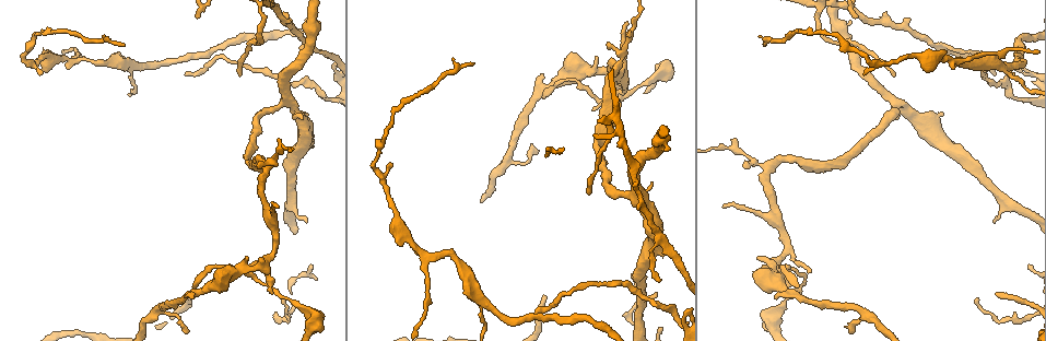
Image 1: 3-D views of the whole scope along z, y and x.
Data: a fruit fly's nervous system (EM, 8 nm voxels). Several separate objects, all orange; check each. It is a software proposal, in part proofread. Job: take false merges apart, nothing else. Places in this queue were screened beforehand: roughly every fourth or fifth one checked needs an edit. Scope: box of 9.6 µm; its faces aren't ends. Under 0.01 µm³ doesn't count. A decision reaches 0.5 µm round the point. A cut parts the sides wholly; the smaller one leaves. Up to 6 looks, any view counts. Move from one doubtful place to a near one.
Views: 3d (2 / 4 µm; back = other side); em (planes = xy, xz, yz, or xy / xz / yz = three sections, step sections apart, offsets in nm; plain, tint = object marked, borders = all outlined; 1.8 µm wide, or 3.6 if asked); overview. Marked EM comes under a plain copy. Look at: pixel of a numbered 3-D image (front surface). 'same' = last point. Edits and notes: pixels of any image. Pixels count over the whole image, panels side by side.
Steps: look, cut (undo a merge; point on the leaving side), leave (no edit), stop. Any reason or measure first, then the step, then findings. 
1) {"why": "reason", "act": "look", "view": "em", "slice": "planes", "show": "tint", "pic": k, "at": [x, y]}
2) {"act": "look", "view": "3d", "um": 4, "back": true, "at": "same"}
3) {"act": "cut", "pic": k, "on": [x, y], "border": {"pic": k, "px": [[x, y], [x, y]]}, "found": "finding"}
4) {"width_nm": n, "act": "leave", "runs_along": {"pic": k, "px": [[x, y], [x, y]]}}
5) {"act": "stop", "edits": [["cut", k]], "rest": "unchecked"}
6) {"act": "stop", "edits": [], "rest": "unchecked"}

{"why": "a fork", "act": "look", "view": "3d", "um": 2, "back": true, "pic": 1, "at": [660, 236]}

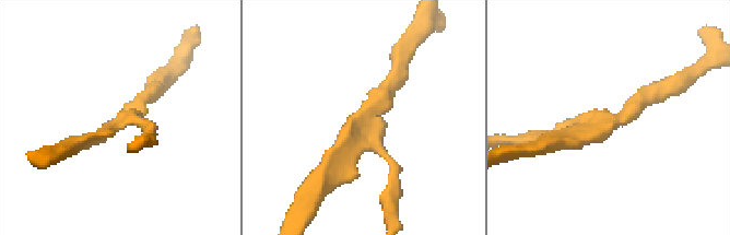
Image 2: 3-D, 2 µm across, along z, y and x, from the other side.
{"act": "look", "view": "em", "slice": "xy", "step": 4, "show": "tint", "pic": 2, "at": [612, 116]}

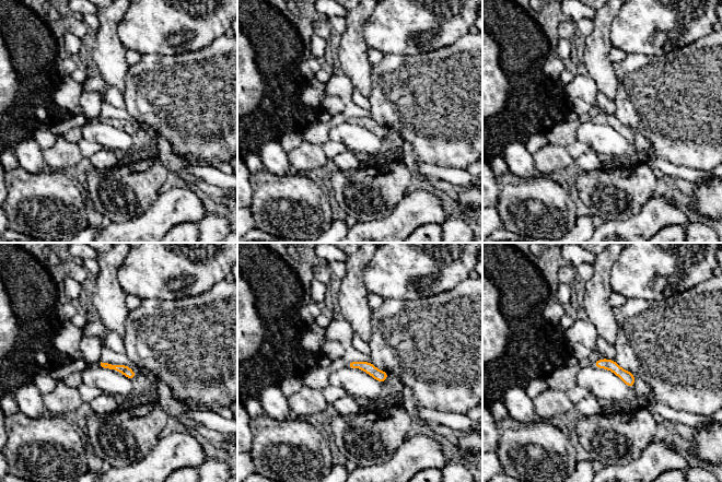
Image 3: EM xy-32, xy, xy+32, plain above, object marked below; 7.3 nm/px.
{"act": "look", "view": "em", "slice": "planes", "show": "tint", "at": "same"}

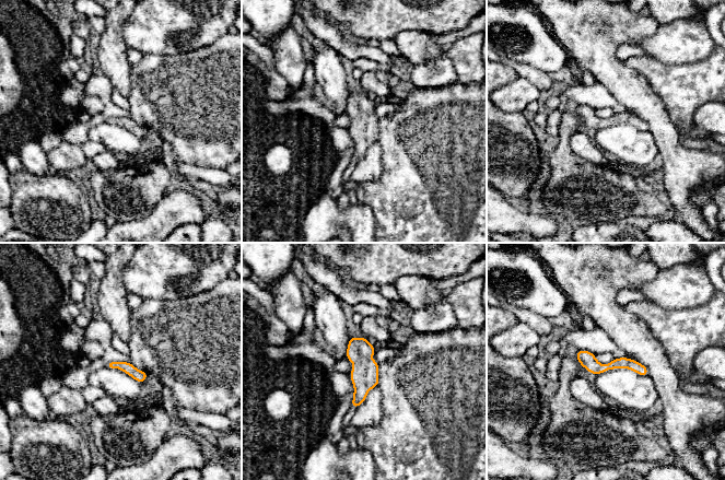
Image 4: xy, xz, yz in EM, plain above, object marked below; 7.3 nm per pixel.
{"act": "leave", "runs_along": {"pic": 4, "px": [[579, 355], [595, 367], [630, 363], [645, 372]]}, "found": "all the same neuron"}

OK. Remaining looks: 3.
{"why": "arms part here", "act": "look", "view": "em", "slice": "yz", "step": 16, "show": "tint", "pic": 1, "at": [423, 256]}

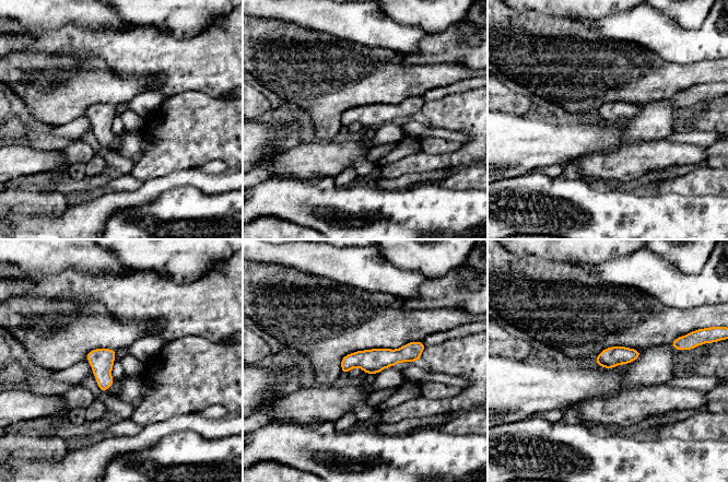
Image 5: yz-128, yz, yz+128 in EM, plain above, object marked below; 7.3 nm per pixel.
{"act": "look", "view": "em", "slice": "planes", "show": "tint", "at": "same"}

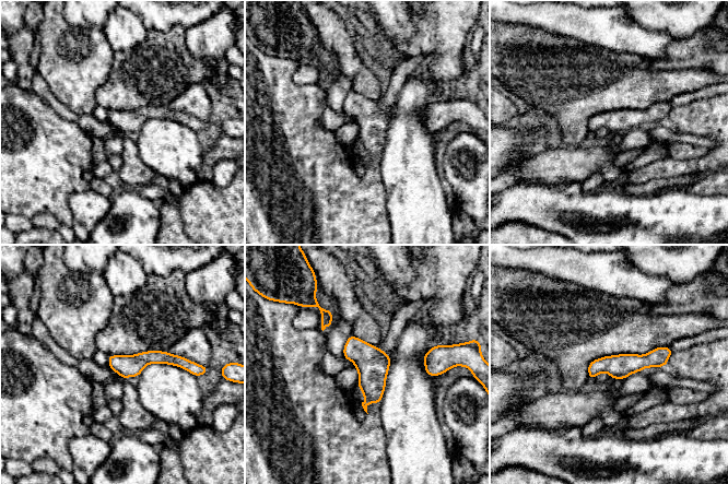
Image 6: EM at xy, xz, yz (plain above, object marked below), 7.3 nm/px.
{"act": "leave", "runs_along": {"pic": 6, "px": [[668, 351], [590, 372]]}, "found": "all the same neuron"}

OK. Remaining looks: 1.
{"act": "look", "view": "em", "um": 3.6, "slice": "planes", "show": "tint", "pic": 1, "at": [659, 77]}

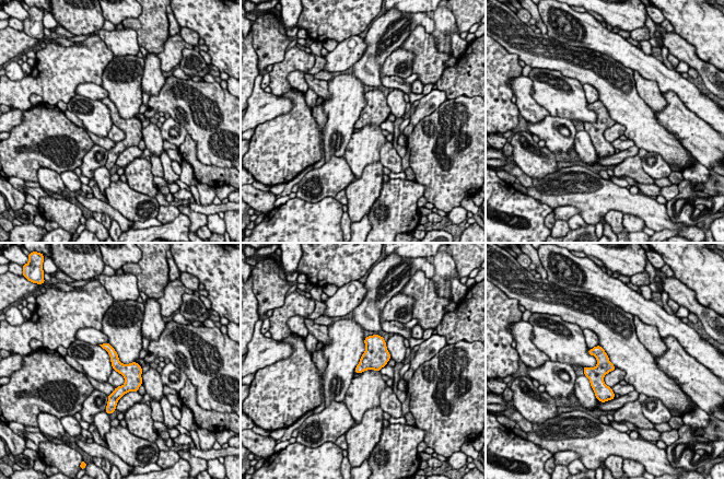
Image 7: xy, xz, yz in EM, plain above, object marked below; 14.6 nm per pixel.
{"width_nm": 200, "act": "leave", "runs_along": {"pic": 7, "px": [[105, 346], [127, 374], [127, 384], [113, 396]]}, "found": "continuous, no second neuron"}

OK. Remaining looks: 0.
{"act": "stop", "edits": [], "rest": "unchecked"}

